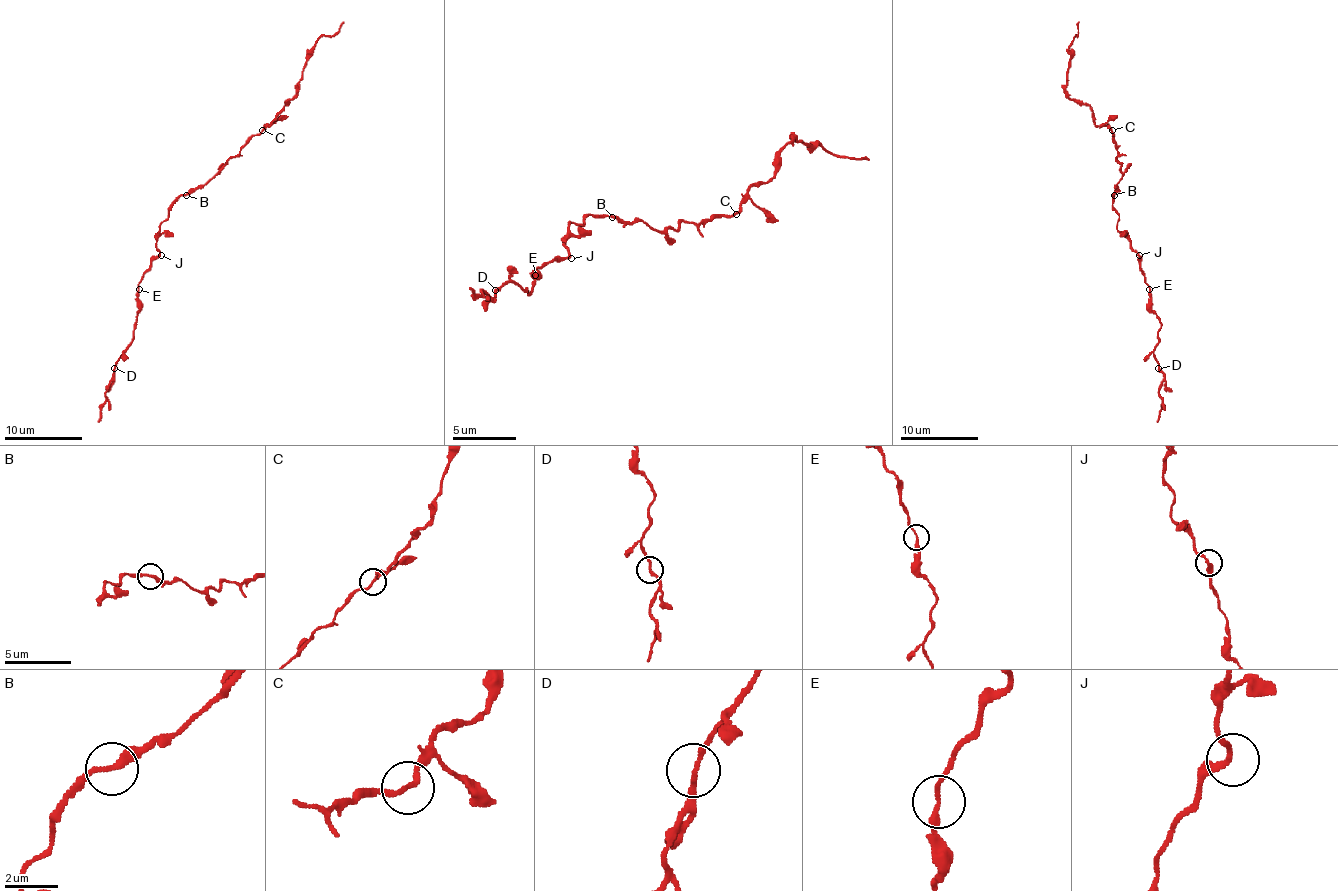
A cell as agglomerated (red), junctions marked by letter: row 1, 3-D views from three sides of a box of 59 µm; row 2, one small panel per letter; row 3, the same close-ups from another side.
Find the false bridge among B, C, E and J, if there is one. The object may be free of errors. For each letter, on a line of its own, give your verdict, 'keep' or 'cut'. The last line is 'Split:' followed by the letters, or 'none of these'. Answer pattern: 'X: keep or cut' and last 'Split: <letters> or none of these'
B: keep
C: keep
E: keep
J: keep
Split: none of these

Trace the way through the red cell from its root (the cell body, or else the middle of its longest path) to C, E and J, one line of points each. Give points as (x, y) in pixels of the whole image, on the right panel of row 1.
C: (1114, 193), (1121, 177), (1121, 163), (1117, 160), (1117, 146), (1112, 130)
E: (1114, 193), (1112, 206), (1119, 216), (1117, 230), (1137, 253), (1139, 269), (1145, 275), (1149, 288)
J: (1114, 193), (1112, 206), (1119, 216), (1117, 230), (1139, 255)

